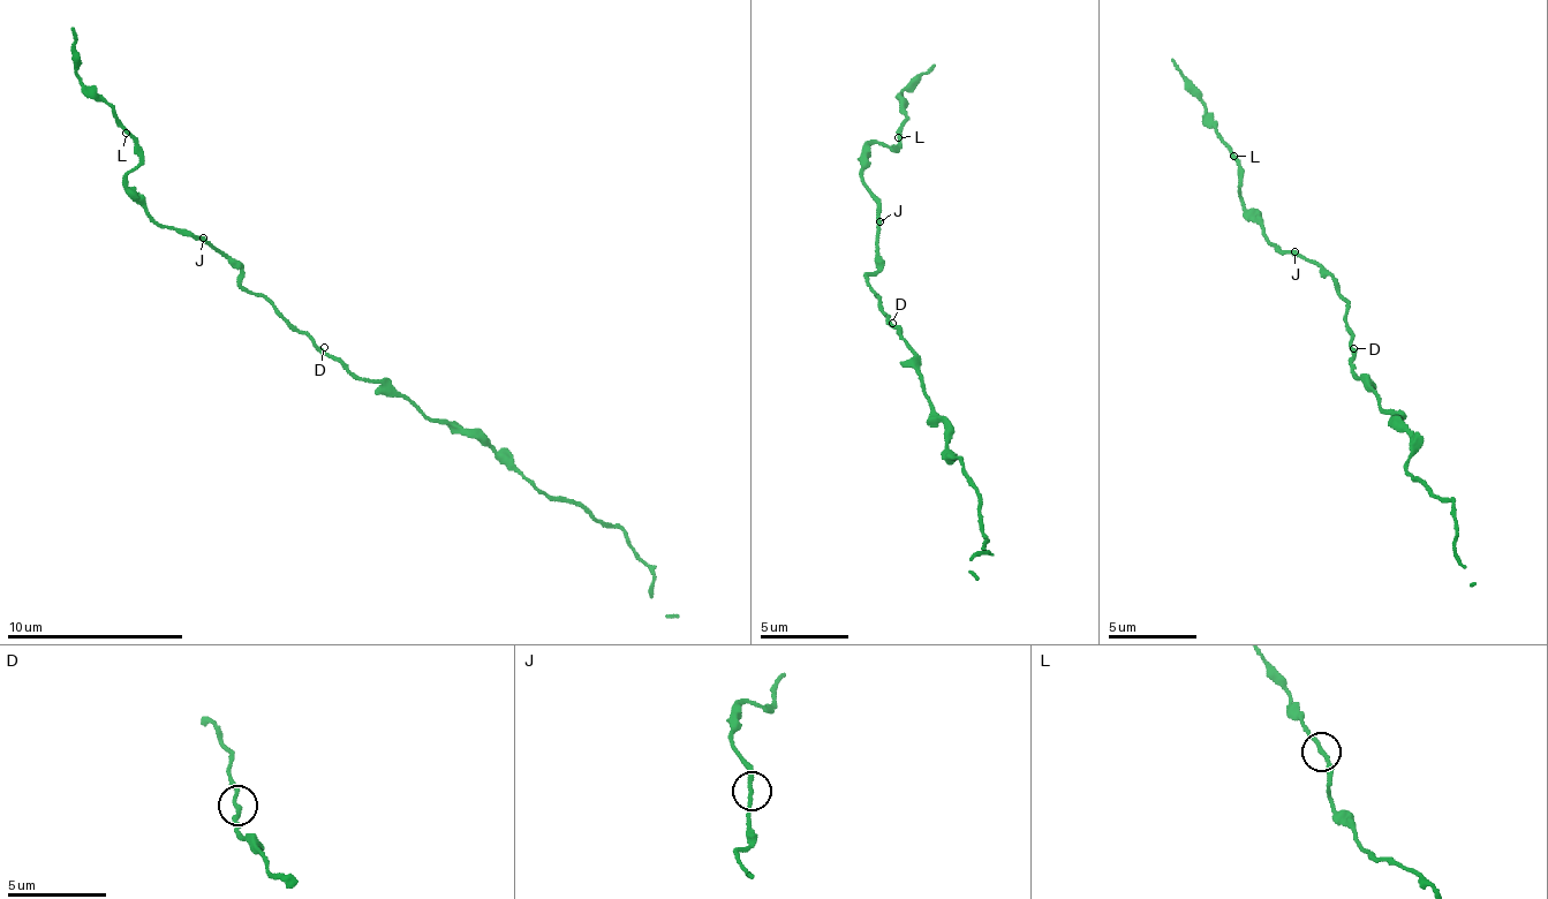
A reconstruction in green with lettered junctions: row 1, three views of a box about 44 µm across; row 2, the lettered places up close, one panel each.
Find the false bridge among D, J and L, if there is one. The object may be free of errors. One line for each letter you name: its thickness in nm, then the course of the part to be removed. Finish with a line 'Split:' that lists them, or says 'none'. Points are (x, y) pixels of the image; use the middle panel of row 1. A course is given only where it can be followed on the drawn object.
Split: none

